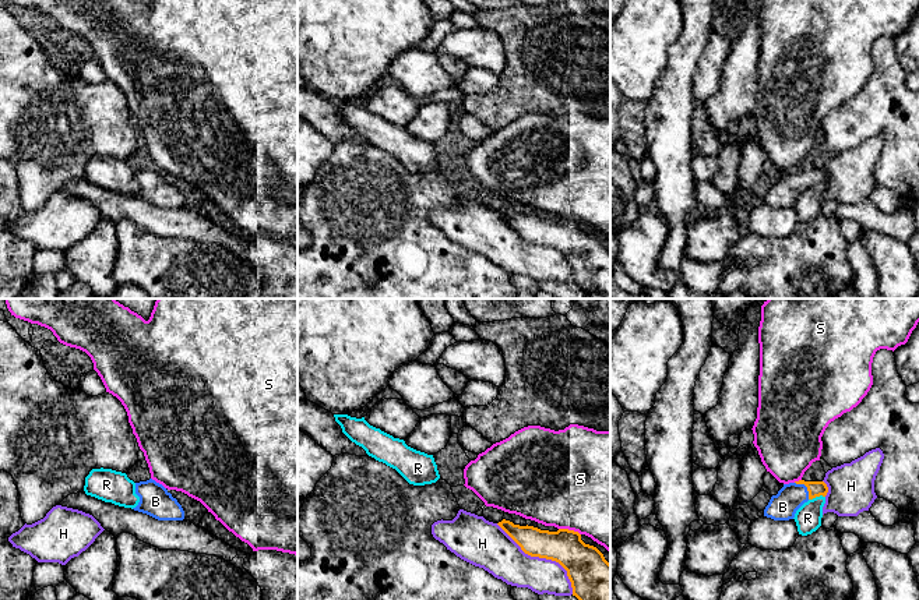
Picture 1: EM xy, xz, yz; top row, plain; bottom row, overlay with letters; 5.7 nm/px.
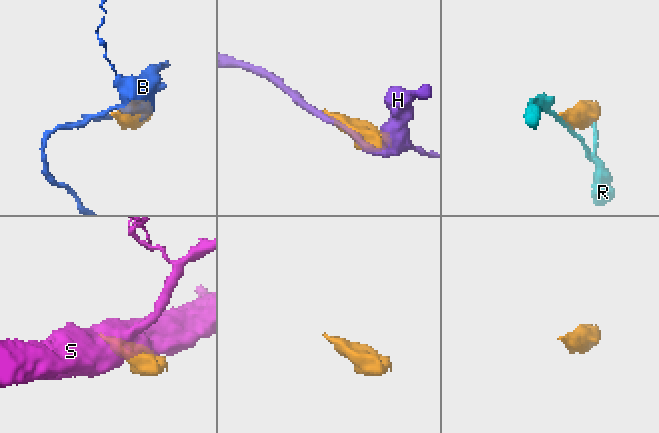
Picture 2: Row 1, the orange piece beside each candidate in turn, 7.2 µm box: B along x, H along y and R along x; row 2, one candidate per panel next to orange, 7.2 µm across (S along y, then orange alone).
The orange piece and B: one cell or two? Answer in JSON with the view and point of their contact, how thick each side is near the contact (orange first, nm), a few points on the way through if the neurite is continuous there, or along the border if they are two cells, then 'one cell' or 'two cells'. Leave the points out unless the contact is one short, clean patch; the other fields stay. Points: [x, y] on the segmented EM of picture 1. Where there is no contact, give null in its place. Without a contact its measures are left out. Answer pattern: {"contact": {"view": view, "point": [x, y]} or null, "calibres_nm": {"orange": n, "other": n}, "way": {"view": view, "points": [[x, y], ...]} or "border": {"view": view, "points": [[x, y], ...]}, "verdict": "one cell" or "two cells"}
{"contact": {"view": "yz", "point": [806, 486]}, "calibres_nm": {"orange": 90, "other": 160}, "verdict": "one cell"}

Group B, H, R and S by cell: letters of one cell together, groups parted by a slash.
B / H / R / S

